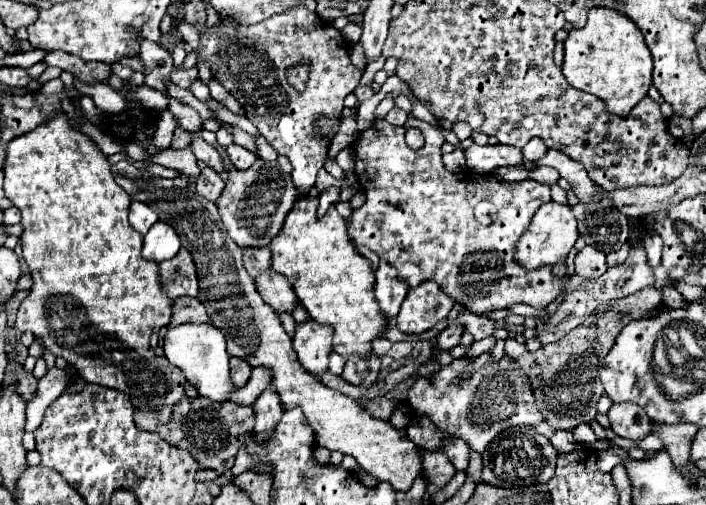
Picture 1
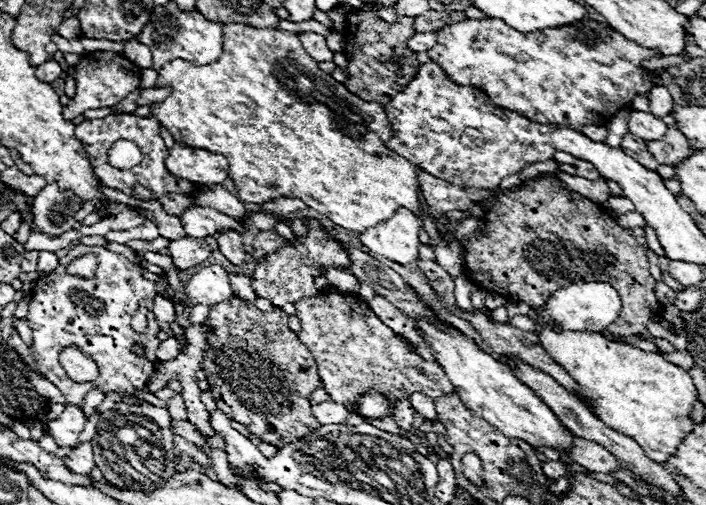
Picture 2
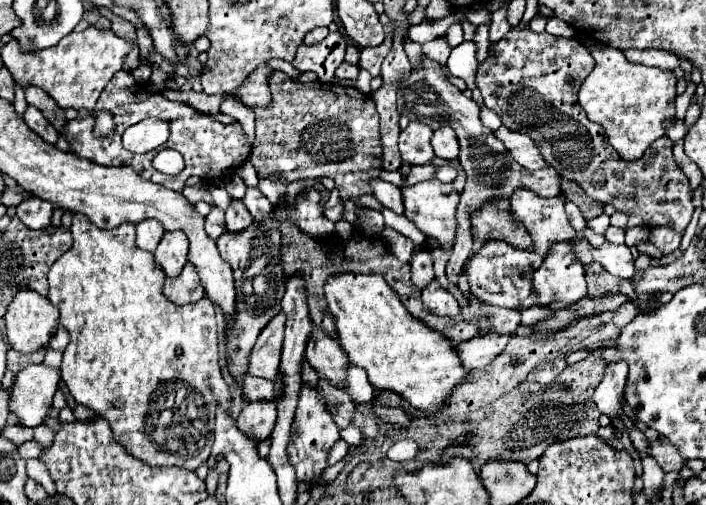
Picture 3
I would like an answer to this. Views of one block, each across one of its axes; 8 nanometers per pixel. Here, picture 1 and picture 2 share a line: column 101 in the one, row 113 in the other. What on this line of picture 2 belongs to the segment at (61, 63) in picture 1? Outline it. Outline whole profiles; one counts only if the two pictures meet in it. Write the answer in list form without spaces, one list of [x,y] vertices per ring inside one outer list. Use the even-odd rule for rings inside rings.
[[[90,52],[76,64],[76,96],[62,110],[66,120],[84,114],[88,108],[112,108],[130,92],[140,88],[140,66],[118,52]]]

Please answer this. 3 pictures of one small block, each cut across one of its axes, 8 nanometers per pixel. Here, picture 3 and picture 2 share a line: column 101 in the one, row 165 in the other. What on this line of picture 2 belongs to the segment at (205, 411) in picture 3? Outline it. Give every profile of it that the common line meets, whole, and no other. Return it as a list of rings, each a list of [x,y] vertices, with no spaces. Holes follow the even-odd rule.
[[[230,22],[224,24],[222,48],[222,56],[206,66],[196,66],[188,60],[164,64],[152,88],[170,86],[170,96],[164,102],[150,104],[150,114],[176,142],[224,154],[236,196],[242,202],[264,204],[274,198],[300,198],[334,224],[356,234],[390,218],[400,206],[420,214],[418,168],[386,148],[392,126],[380,104],[358,98],[344,84],[322,72],[292,32]]]

